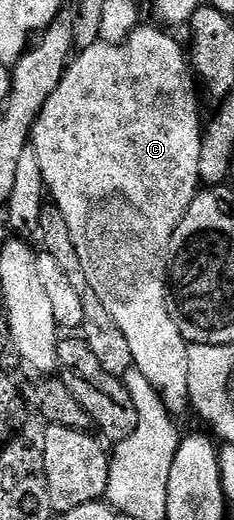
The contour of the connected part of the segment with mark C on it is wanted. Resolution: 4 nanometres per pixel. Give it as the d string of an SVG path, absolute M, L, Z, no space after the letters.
M147 24L139 25L138 29L132 32L132 36L128 36L126 42L121 42L120 45L108 44L99 40L94 46L83 49L81 53L77 55L71 61L70 65L66 67L64 76L60 80L60 84L56 88L56 92L52 92L52 96L48 96L48 104L44 104L44 108L40 112L40 116L36 120L34 125L34 132L32 135L32 144L36 148L36 154L40 156L40 172L42 173L42 181L45 189L52 197L53 205L60 208L60 212L64 212L64 221L68 223L68 232L72 232L72 244L76 244L76 256L80 256L80 264L84 267L84 276L88 276L88 284L92 284L92 292L96 292L96 296L100 296L100 304L104 304L104 308L108 308L108 312L112 316L112 320L116 320L116 324L120 328L120 332L124 332L124 336L128 339L128 344L132 347L132 360L134 361L133 369L138 370L144 376L148 376L150 383L156 388L158 393L167 406L170 407L171 411L175 415L181 416L182 413L189 411L190 398L188 390L188 350L189 345L186 341L185 336L180 332L180 328L176 328L176 320L170 318L168 312L168 300L166 295L168 293L168 271L170 269L170 245L172 244L172 236L176 232L176 228L180 224L180 220L184 220L184 212L188 212L188 208L192 204L192 200L200 193L200 183L198 177L200 176L200 148L202 147L202 136L204 133L204 120L202 122L202 114L198 111L198 90L194 87L196 83L196 74L192 69L192 63L188 57L187 51L173 38L170 33L165 29L157 30L154 26L146 26Z

